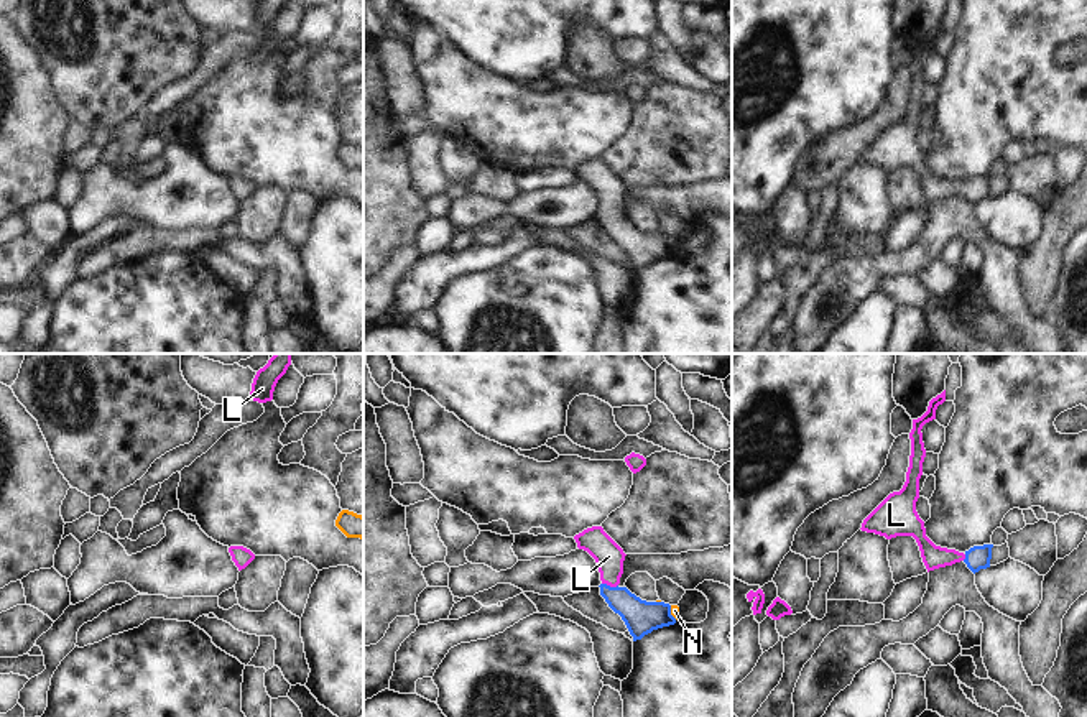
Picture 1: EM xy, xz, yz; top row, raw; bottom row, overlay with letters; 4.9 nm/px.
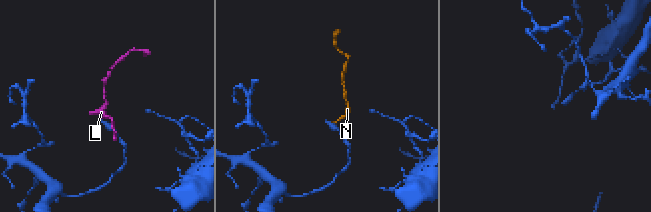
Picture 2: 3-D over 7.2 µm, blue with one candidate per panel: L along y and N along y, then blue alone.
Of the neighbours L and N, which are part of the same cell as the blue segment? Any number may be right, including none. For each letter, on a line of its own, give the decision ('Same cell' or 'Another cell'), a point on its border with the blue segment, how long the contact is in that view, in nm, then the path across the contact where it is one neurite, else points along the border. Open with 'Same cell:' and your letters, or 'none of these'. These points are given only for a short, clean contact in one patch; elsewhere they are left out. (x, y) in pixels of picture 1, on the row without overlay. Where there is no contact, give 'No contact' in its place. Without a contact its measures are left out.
Same cell: L, N
L: Same cell. Touches blue at xz (609, 217). Shared border 80 nm. Path across: xz (642, 249), (609, 217), (609, 188)
N: Same cell. Touches blue at xz (670, 244). Shared border 80 nm. Path across: xz (642, 249), (670, 244), (675, 242)

